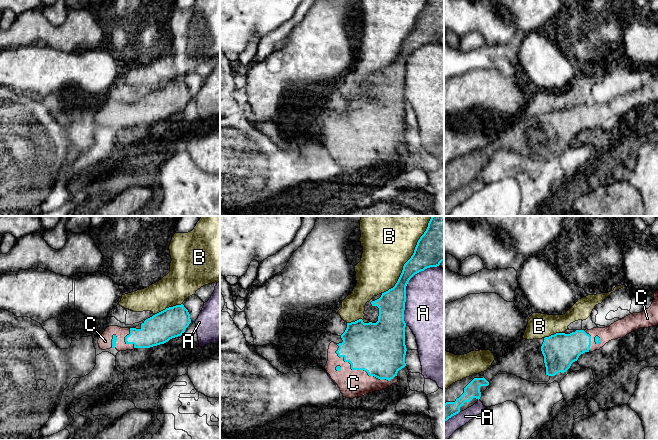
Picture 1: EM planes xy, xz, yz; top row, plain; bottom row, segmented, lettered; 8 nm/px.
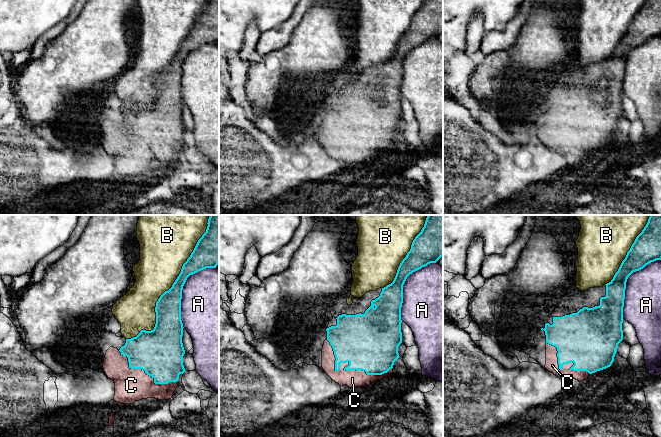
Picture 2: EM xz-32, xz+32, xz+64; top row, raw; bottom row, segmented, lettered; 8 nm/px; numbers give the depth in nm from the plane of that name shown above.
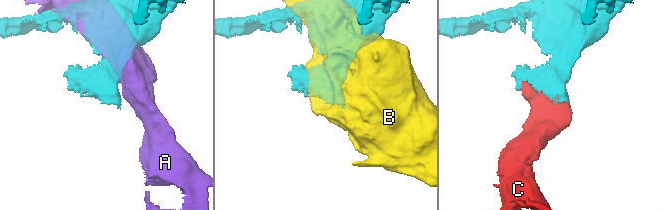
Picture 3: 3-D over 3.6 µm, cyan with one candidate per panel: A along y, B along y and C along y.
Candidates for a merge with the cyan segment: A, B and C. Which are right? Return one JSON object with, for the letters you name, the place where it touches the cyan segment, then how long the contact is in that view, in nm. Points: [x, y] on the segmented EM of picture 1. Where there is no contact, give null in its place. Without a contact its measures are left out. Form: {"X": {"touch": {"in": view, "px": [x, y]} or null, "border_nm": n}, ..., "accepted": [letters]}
{"C": {"touch": {"in": "xz", "px": [360, 369]}, "border_nm": 550}, "accepted": ["C"]}

